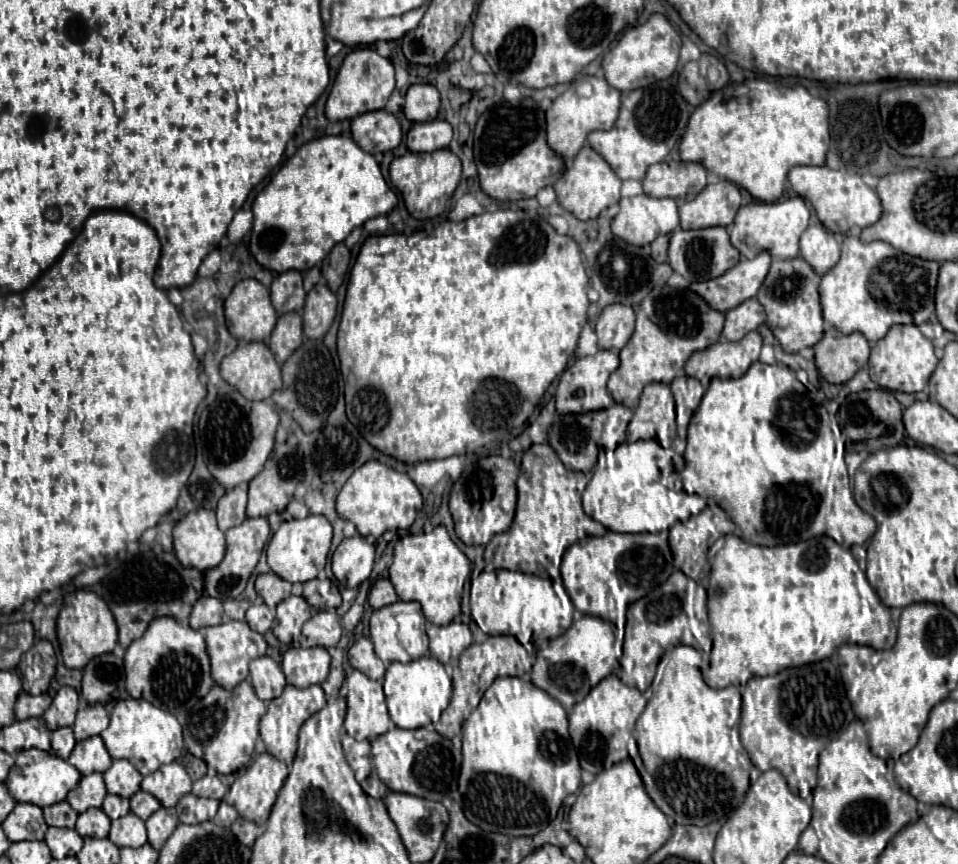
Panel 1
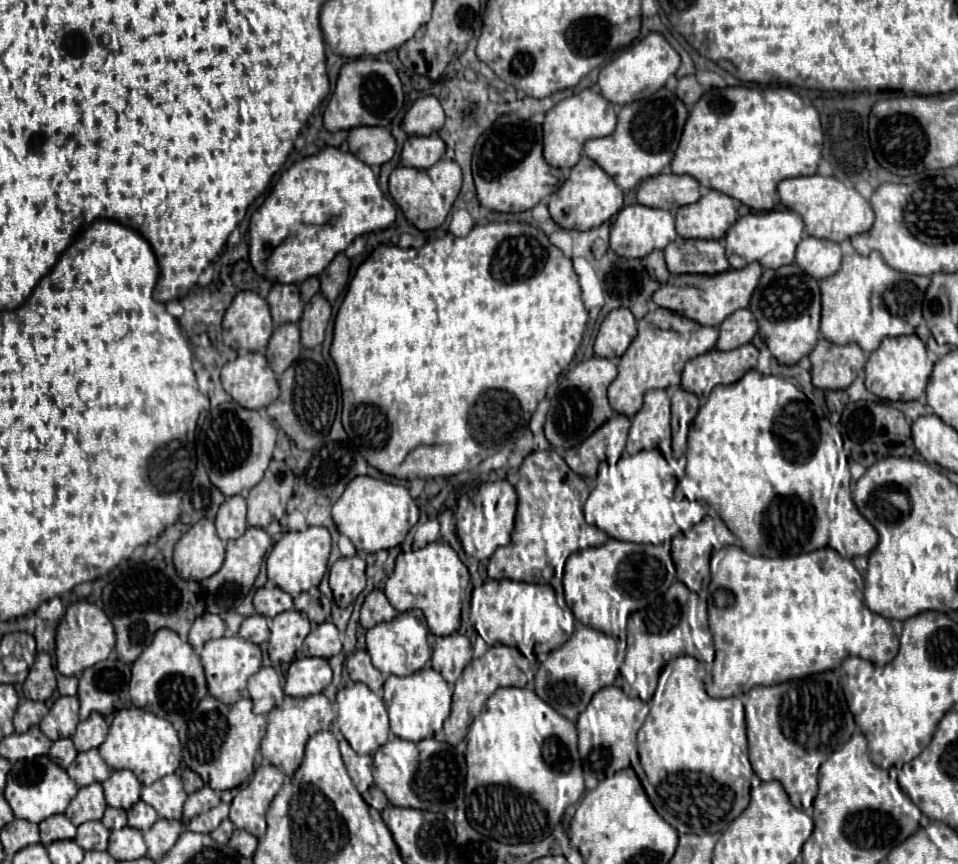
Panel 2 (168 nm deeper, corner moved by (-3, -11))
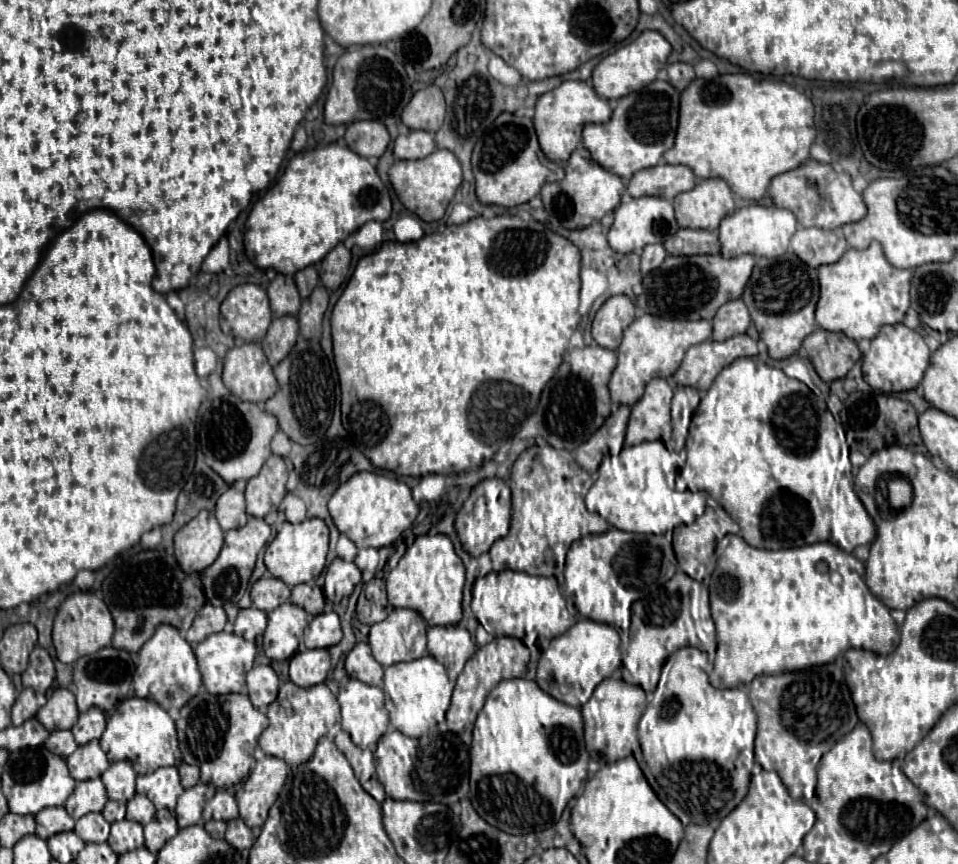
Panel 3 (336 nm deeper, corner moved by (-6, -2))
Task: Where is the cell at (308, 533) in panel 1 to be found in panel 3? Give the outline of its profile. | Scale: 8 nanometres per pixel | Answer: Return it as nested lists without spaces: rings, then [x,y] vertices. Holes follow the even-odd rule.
[[[306,519],[298,525],[292,525],[286,521],[282,525],[282,529],[278,531],[278,535],[274,537],[274,541],[266,547],[264,563],[266,563],[268,571],[290,587],[316,579],[326,565],[328,535],[330,535],[330,531],[322,519]]]

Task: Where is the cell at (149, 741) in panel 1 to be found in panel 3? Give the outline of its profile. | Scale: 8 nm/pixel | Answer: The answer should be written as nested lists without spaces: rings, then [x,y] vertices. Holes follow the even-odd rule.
[[[132,697],[122,701],[112,717],[108,719],[106,731],[100,737],[100,747],[114,761],[130,761],[136,773],[154,773],[160,767],[176,765],[176,751],[178,751],[178,737],[172,717],[152,699]]]

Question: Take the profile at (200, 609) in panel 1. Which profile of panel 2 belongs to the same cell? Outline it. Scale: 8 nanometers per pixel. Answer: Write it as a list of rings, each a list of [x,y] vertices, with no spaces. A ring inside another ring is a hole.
[[[205,612],[203,616],[199,616],[199,618],[193,622],[191,632],[189,632],[189,644],[191,644],[195,650],[201,650],[207,640],[211,640],[211,638],[221,638],[223,632],[225,632],[225,622],[221,620],[221,616]]]

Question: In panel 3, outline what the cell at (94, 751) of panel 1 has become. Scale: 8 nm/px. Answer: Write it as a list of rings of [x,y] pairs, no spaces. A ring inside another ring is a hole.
[[[94,739],[86,745],[80,745],[68,759],[68,769],[70,769],[70,775],[76,779],[76,781],[86,781],[86,779],[96,779],[100,777],[108,767],[108,759],[106,759],[106,753],[100,749],[100,743]]]

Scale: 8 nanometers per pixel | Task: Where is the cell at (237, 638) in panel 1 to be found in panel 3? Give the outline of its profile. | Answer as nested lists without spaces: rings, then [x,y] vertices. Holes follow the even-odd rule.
[[[220,631],[206,637],[202,643],[198,643],[194,653],[198,659],[198,667],[200,667],[202,683],[206,691],[210,691],[212,695],[246,693],[246,673],[252,669],[254,657],[256,657],[256,645],[252,641],[246,641],[236,633]]]

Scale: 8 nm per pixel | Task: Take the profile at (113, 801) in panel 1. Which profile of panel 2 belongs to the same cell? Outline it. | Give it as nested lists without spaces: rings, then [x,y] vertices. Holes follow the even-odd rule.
[[[107,808],[103,818],[101,818],[103,826],[109,830],[119,830],[123,826],[127,826],[127,814],[125,810],[117,810],[117,808]]]

